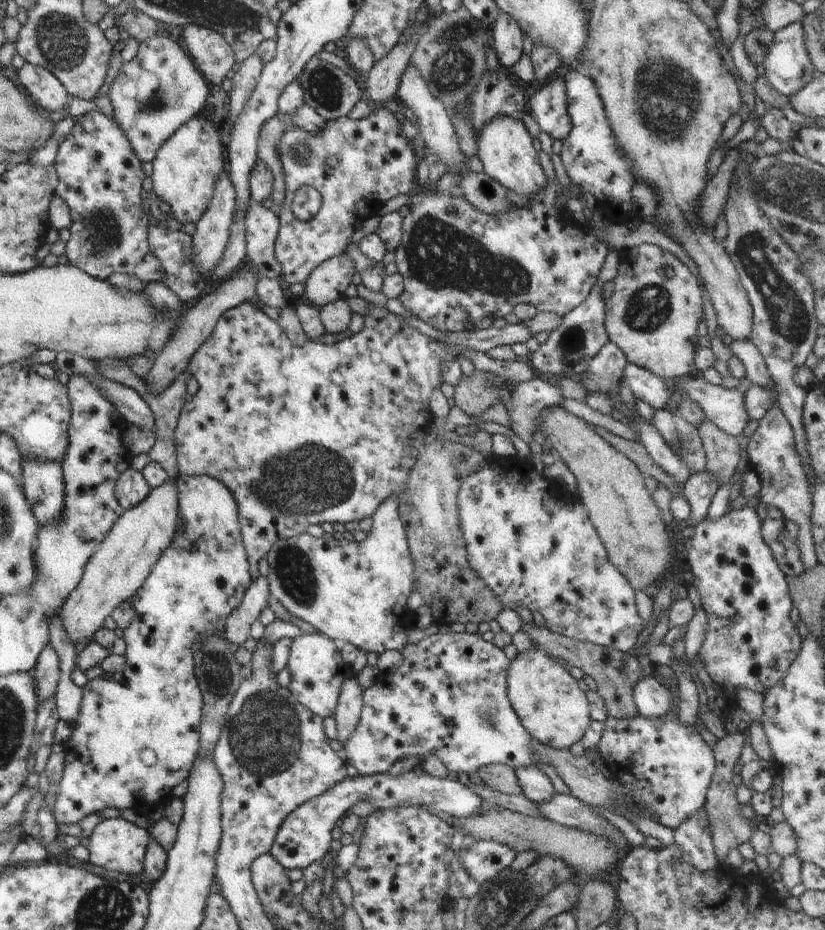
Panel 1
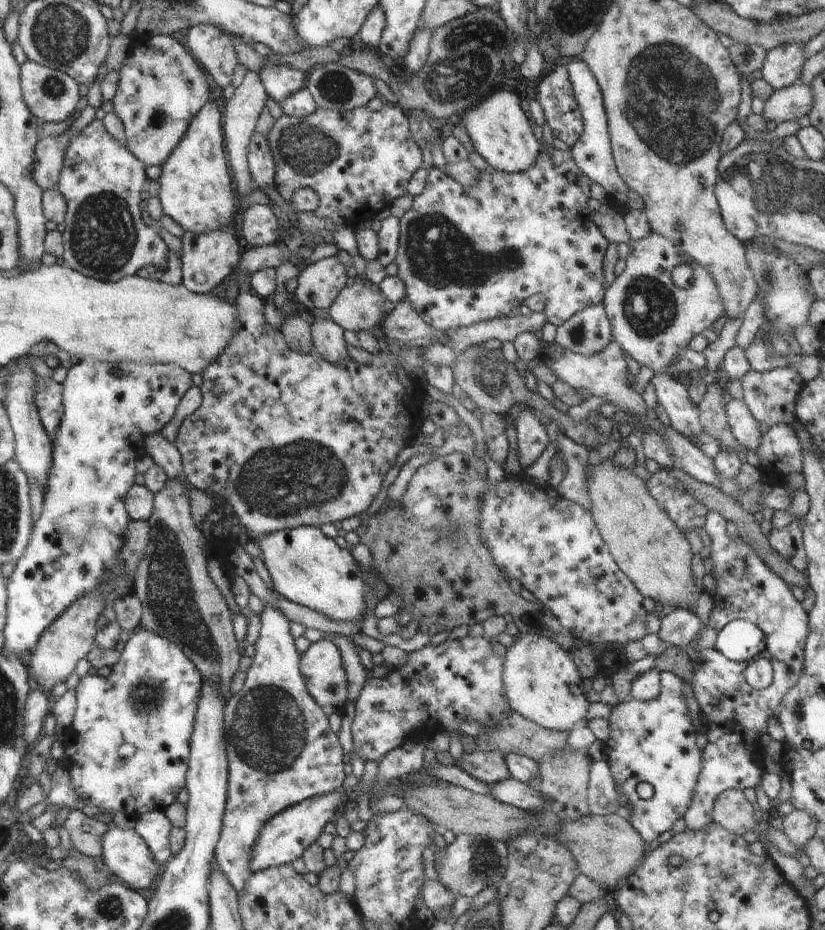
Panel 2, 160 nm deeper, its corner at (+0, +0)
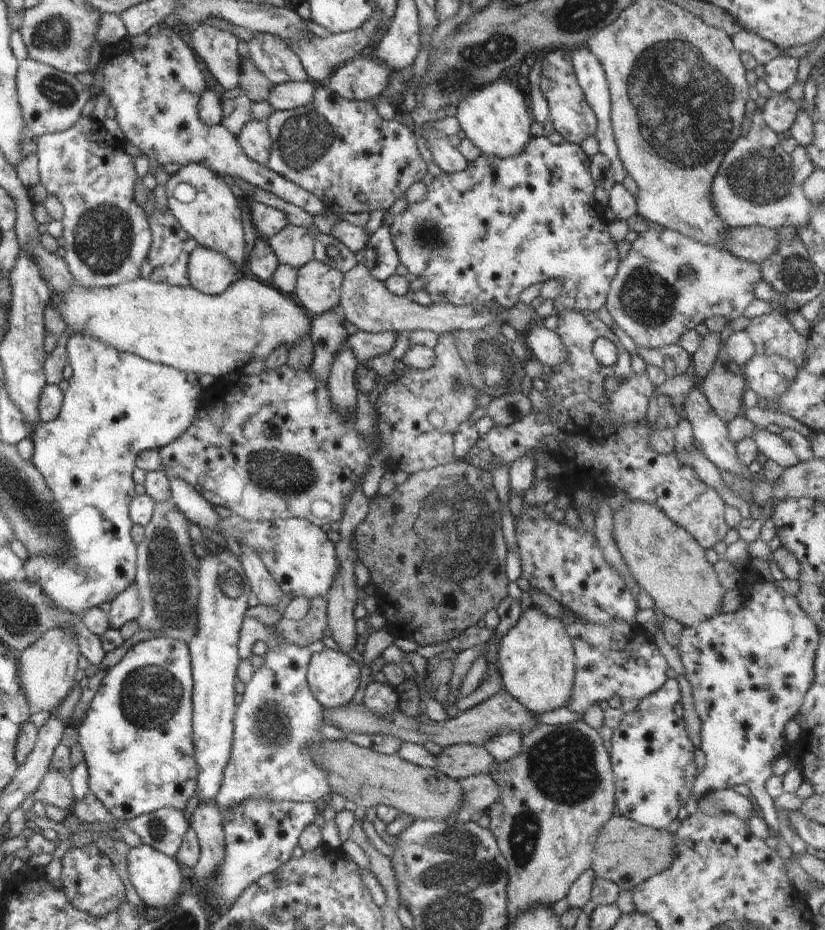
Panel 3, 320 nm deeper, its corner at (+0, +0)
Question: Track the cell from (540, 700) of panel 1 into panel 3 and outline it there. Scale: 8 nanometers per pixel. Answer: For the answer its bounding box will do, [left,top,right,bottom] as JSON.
[498,607,576,714]

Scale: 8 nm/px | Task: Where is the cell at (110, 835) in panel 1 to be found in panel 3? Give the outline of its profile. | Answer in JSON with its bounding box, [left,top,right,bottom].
[126,844,189,908]

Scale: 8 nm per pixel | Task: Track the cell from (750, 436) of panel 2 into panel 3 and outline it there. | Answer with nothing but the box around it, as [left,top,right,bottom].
[751,425,800,469]

